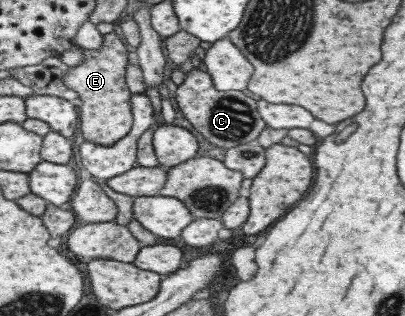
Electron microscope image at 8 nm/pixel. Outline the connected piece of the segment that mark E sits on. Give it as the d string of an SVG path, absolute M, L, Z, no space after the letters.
M107 33L102 35L102 49L94 51L94 49L82 50L82 61L78 66L69 68L66 76L62 77L62 82L68 88L78 94L79 107L78 113L78 129L82 137L93 144L108 147L122 139L130 131L132 123L132 112L130 112L130 91L124 83L124 74L126 70L126 49L122 41L116 33Z

